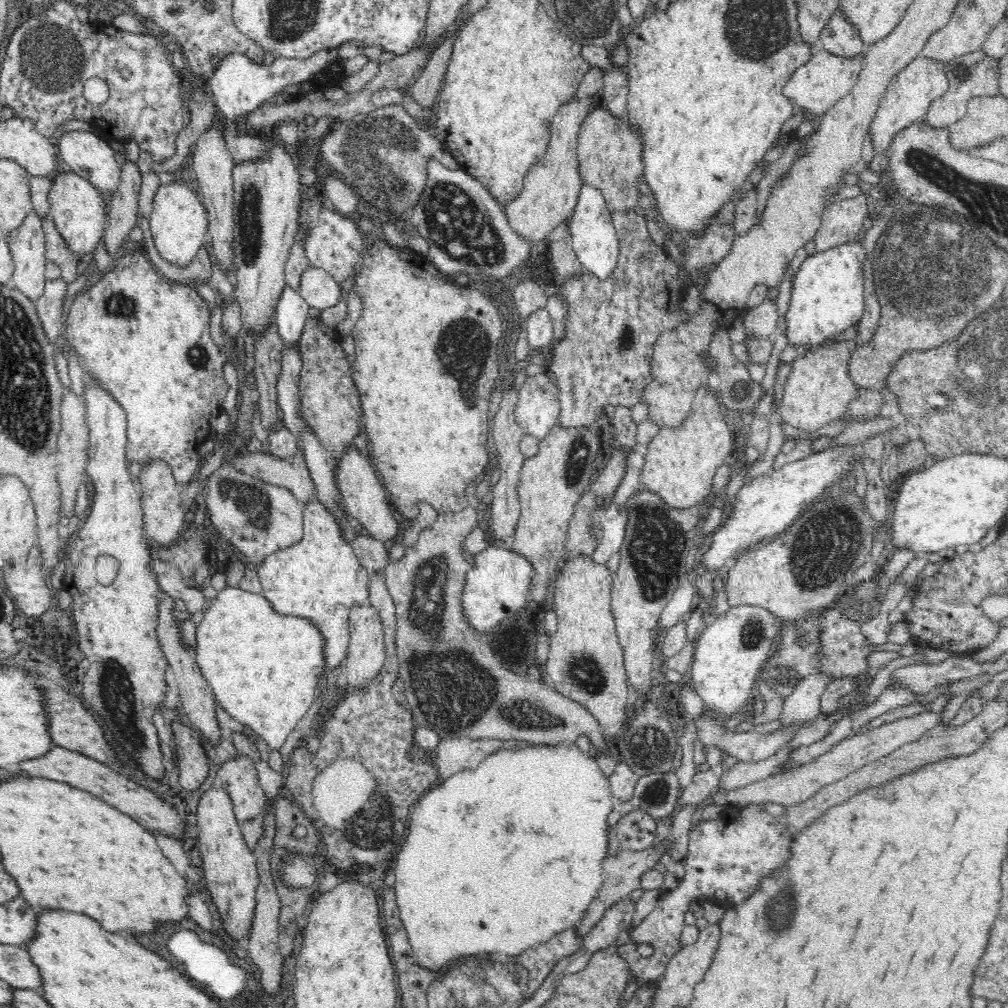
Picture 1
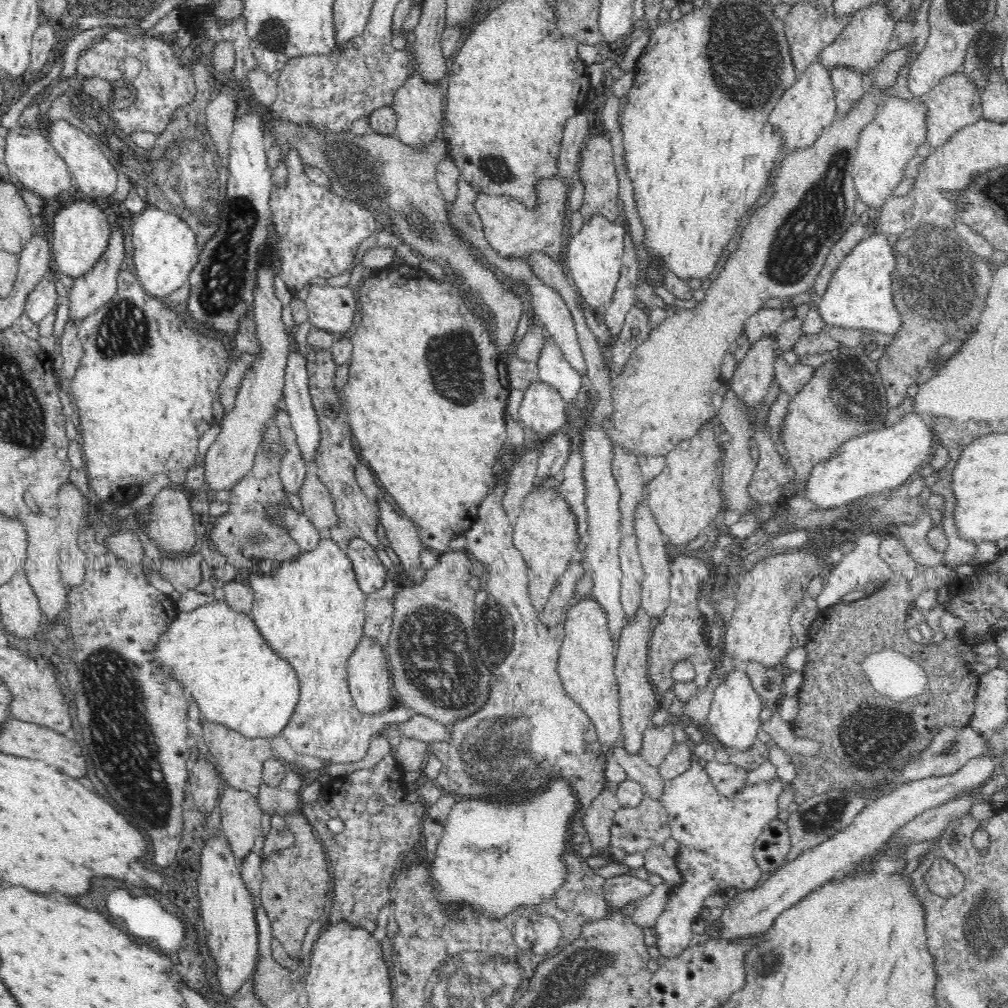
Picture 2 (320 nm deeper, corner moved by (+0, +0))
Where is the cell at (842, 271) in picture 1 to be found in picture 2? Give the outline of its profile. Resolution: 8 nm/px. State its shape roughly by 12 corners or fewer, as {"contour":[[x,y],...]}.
{"contour":[[866,234],[821,297],[830,326],[896,334],[895,249]]}

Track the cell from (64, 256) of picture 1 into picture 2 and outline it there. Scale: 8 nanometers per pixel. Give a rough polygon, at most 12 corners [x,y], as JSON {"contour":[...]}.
{"contour":[[68,321],[60,341],[57,382],[70,381],[82,356],[78,325]]}

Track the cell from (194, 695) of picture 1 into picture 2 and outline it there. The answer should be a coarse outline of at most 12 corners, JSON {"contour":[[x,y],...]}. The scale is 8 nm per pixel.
{"contour":[[201,724],[222,780],[258,800],[269,739]]}

